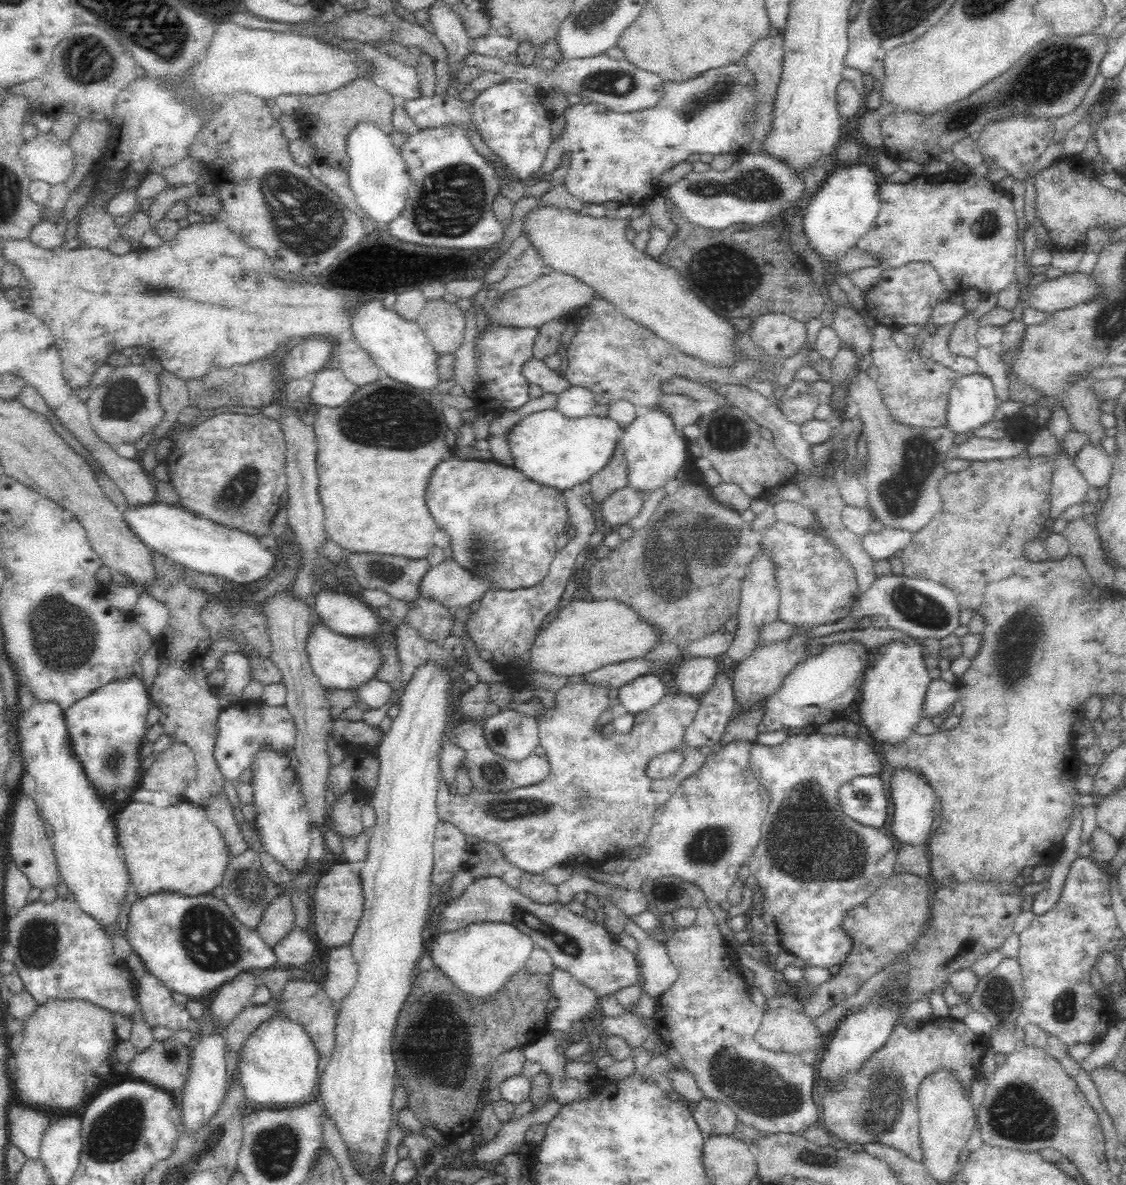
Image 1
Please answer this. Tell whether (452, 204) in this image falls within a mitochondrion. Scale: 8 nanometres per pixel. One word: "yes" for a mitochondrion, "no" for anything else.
yes

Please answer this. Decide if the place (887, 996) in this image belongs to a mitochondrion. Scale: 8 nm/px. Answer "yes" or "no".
no

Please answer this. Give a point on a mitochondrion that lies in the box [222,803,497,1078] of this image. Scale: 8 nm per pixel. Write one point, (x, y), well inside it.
(252, 900)

